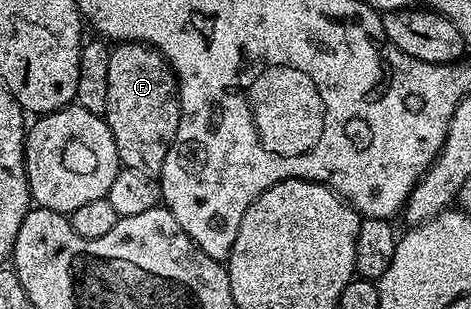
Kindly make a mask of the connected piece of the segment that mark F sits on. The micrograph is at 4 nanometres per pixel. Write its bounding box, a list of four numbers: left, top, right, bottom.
[104,42,180,179]

